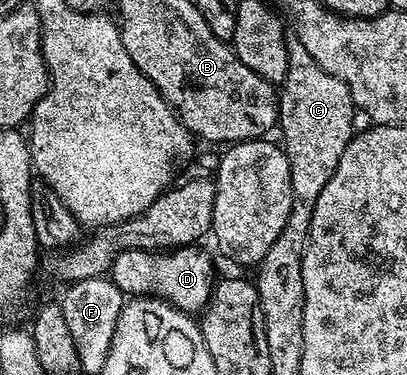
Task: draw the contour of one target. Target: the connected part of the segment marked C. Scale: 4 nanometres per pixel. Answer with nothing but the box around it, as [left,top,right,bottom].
[264,36,358,276]

